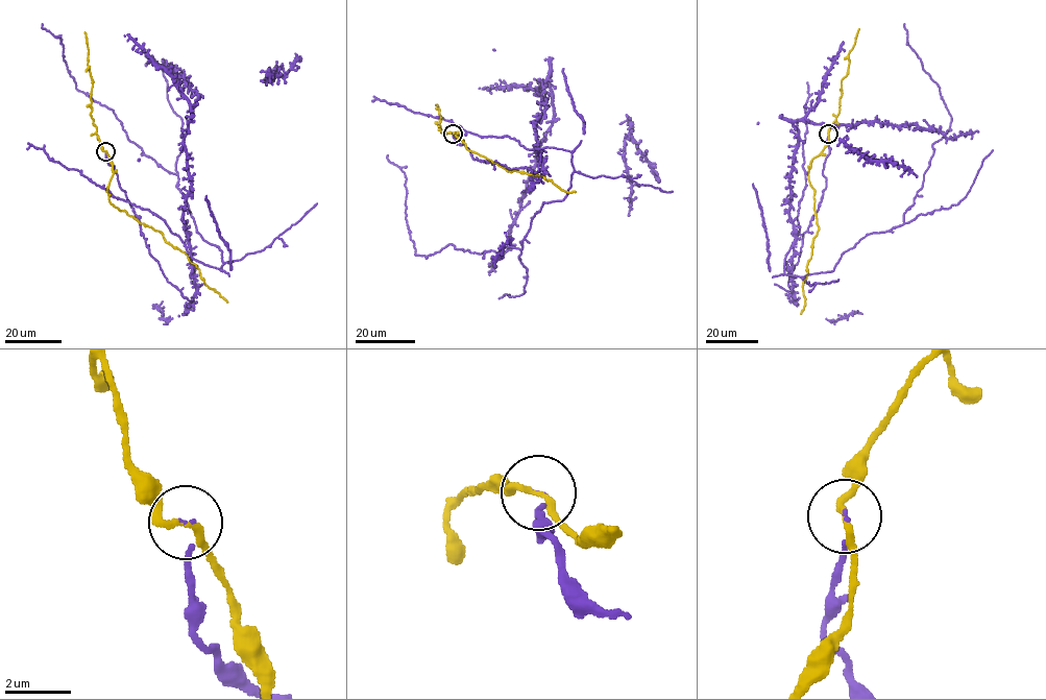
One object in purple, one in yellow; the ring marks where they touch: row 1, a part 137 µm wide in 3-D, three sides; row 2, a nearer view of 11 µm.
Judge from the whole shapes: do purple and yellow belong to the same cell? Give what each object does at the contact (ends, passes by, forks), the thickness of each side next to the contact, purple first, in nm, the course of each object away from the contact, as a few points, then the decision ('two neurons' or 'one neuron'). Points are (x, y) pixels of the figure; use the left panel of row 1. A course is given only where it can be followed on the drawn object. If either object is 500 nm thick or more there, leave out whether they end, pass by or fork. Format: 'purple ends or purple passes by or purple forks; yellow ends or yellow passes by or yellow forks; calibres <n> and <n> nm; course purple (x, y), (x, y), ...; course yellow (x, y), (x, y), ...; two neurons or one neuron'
purple ends; yellow passes by; calibres 60 and 190 nm; course purple (105, 151), (191, 302), (186, 248), (221, 270), (221, 250), (177, 175), (75, 88), (43, 24); course yellow (105, 151), (113, 174), (110, 202), (185, 252), (204, 283), (227, 302); two neurons

